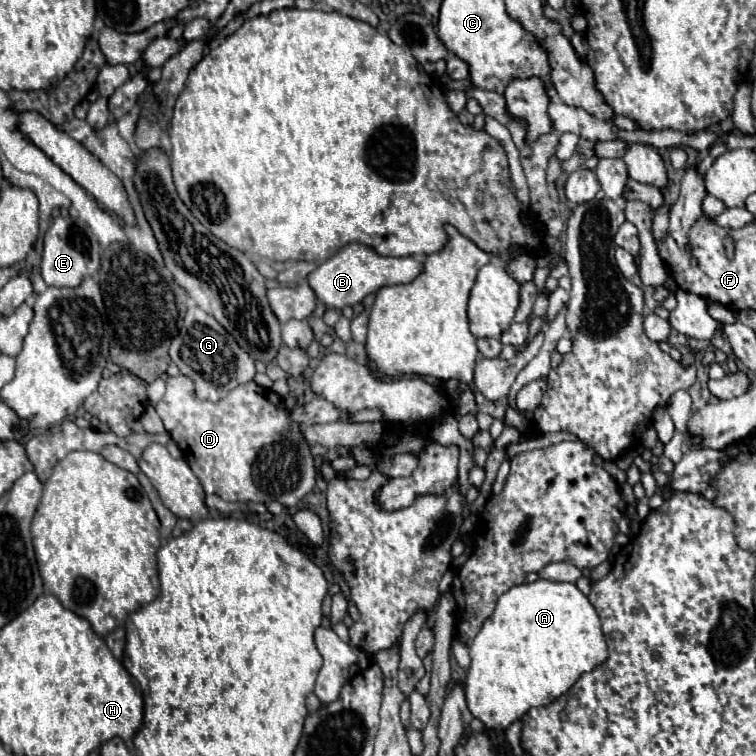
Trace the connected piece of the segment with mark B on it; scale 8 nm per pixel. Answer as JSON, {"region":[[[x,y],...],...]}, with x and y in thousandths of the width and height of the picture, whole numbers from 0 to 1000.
{"region":[[[462,321],[409,364],[409,377],[425,401],[438,409],[454,409],[456,403],[478,401],[483,390],[499,388],[504,380],[544,374],[557,358],[560,348],[546,340],[507,340],[480,321]]]}

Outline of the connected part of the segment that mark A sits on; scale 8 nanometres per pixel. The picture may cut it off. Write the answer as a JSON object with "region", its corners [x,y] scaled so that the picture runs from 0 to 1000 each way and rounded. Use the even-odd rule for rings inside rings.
{"region":[[[708,769],[676,776],[657,795],[649,816],[642,819],[636,835],[620,856],[623,882],[618,888],[615,925],[626,948],[644,964],[668,967],[679,954],[687,954],[702,935],[718,935],[750,917],[758,903],[776,888],[784,888],[803,872],[803,851],[795,837],[795,821],[787,803],[758,771]]]}

